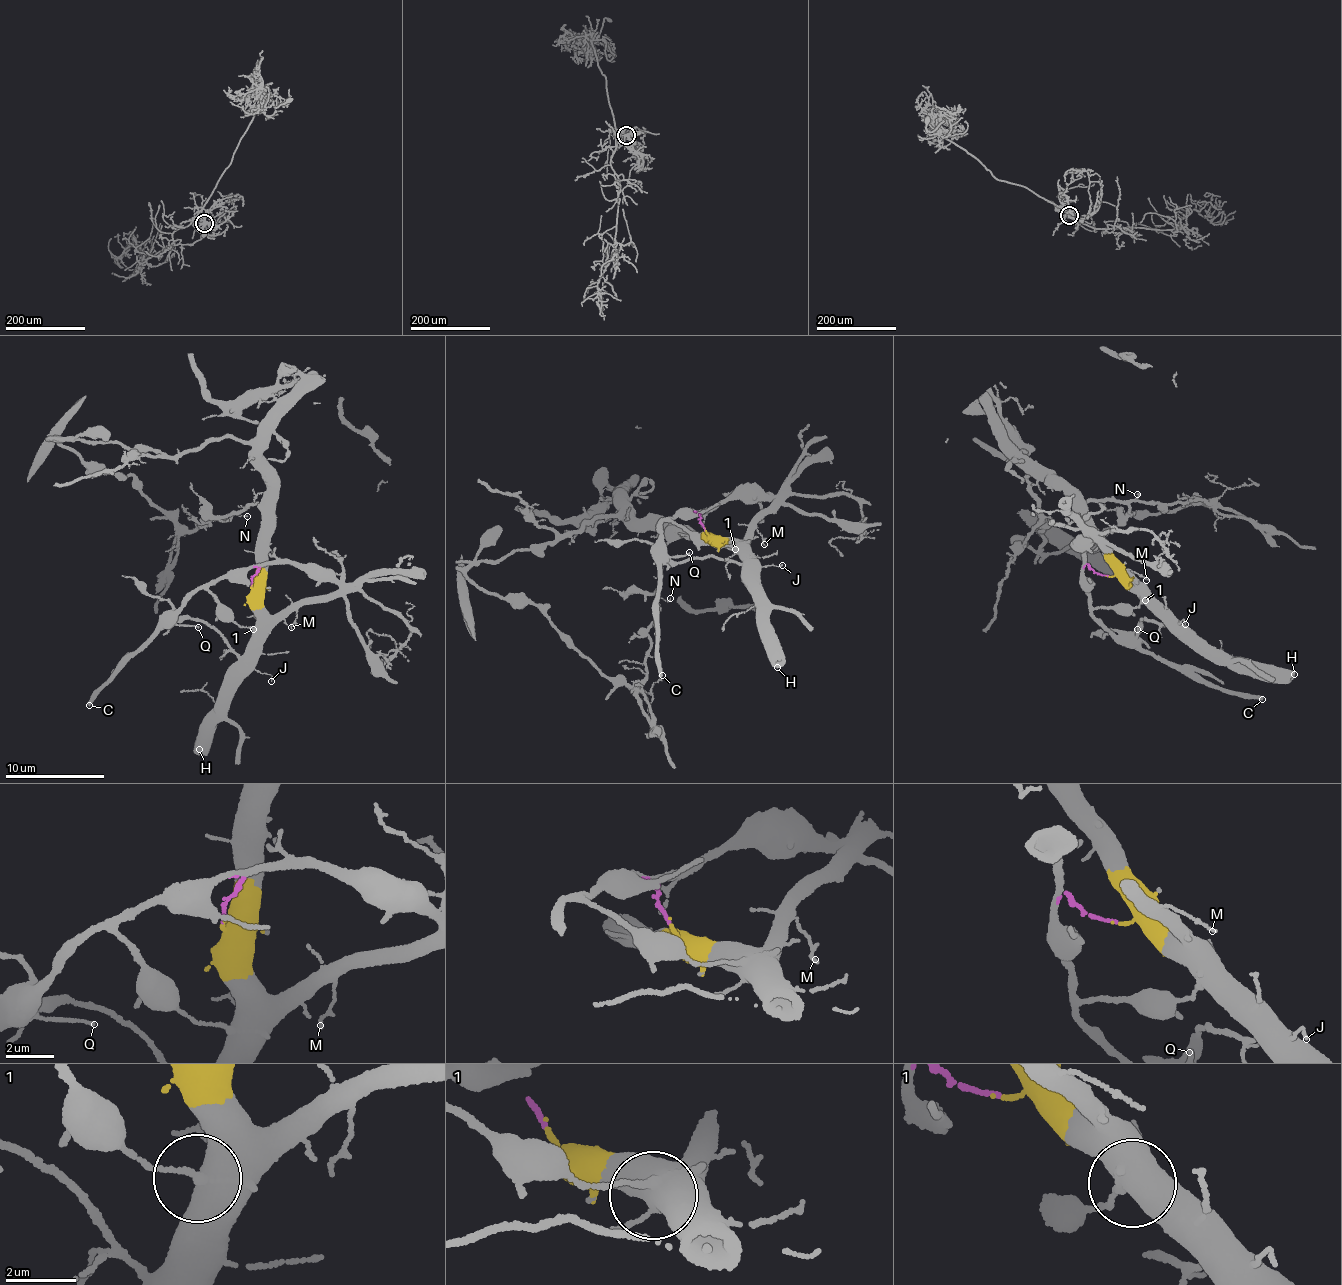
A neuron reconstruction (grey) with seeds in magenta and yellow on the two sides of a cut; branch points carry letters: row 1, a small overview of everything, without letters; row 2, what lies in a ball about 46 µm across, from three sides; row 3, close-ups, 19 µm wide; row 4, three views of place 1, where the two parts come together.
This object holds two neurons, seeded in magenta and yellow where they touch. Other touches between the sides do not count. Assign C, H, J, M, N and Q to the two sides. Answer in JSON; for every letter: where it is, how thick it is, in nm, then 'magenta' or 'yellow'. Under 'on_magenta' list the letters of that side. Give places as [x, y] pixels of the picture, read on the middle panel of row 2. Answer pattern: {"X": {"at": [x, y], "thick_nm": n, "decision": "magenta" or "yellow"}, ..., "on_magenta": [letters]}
{"C": {"at": [662, 675], "thick_nm": 280, "decision": "magenta"}, "H": {"at": [777, 667], "thick_nm": 500, "decision": "yellow"}, "J": {"at": [782, 565], "thick_nm": 80, "decision": "yellow"}, "M": {"at": [764, 544], "thick_nm": 130, "decision": "yellow"}, "N": {"at": [670, 598], "thick_nm": 80, "decision": "yellow"}, "Q": {"at": [689, 552], "thick_nm": 110, "decision": "magenta"}, "on_magenta": ["C", "Q"]}

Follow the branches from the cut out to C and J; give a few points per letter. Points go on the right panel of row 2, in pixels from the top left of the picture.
C: (1107, 576), (1088, 568), (1082, 570), (1081, 579), (1095, 619), (1119, 641), (1211, 674), (1225, 688), (1261, 700)
J: (1107, 576), (1156, 602), (1176, 622), (1184, 618), (1185, 624)

